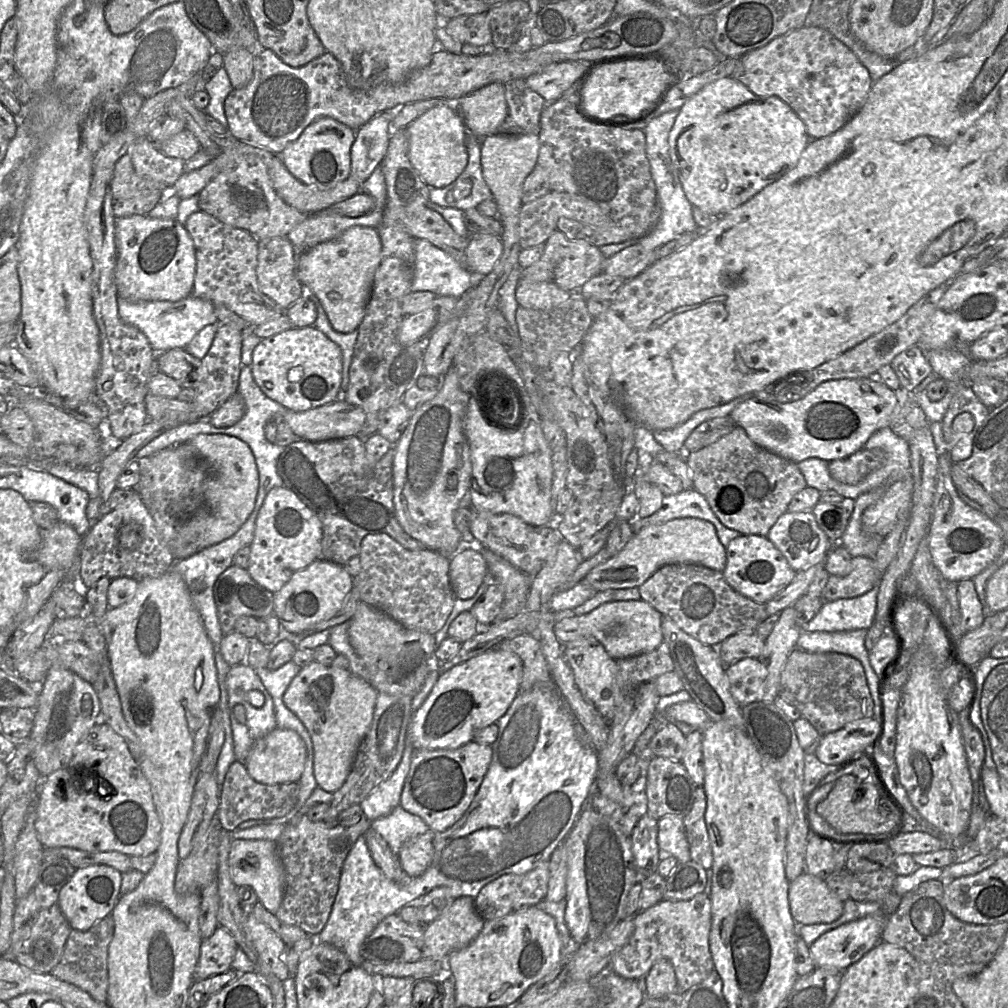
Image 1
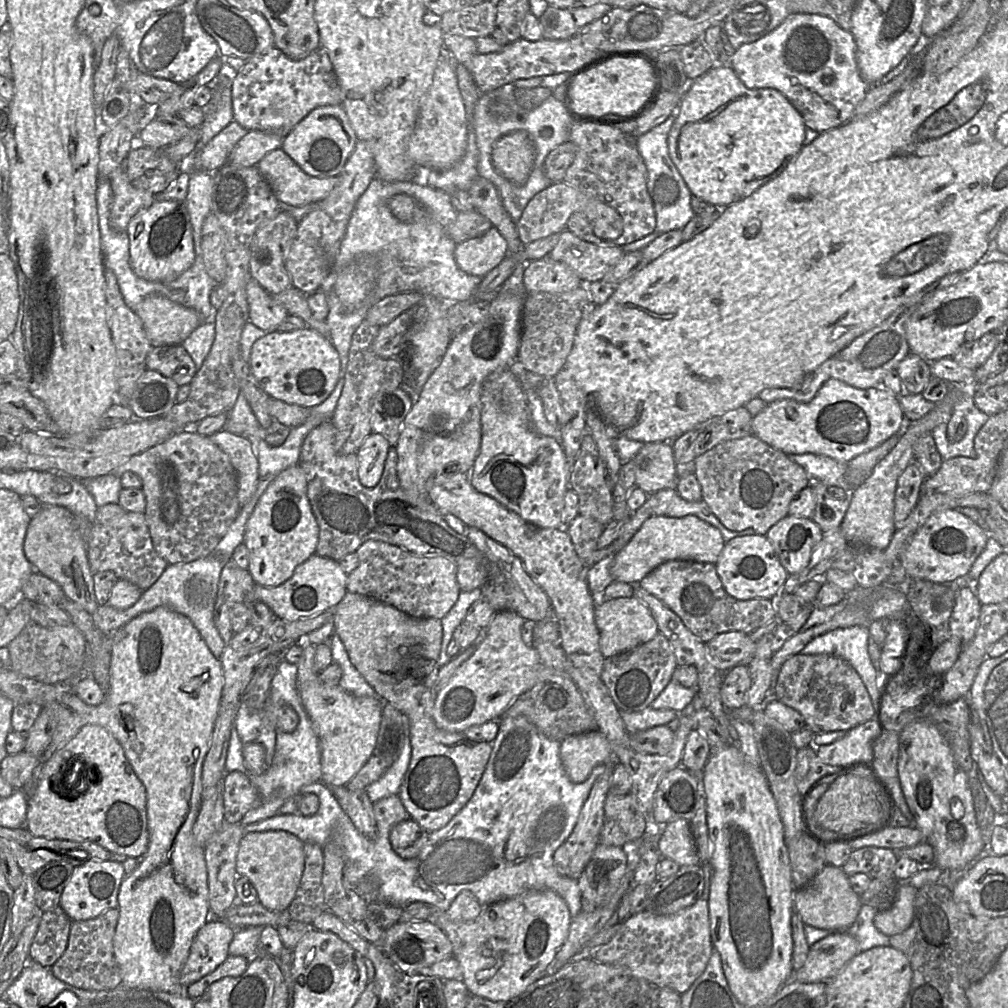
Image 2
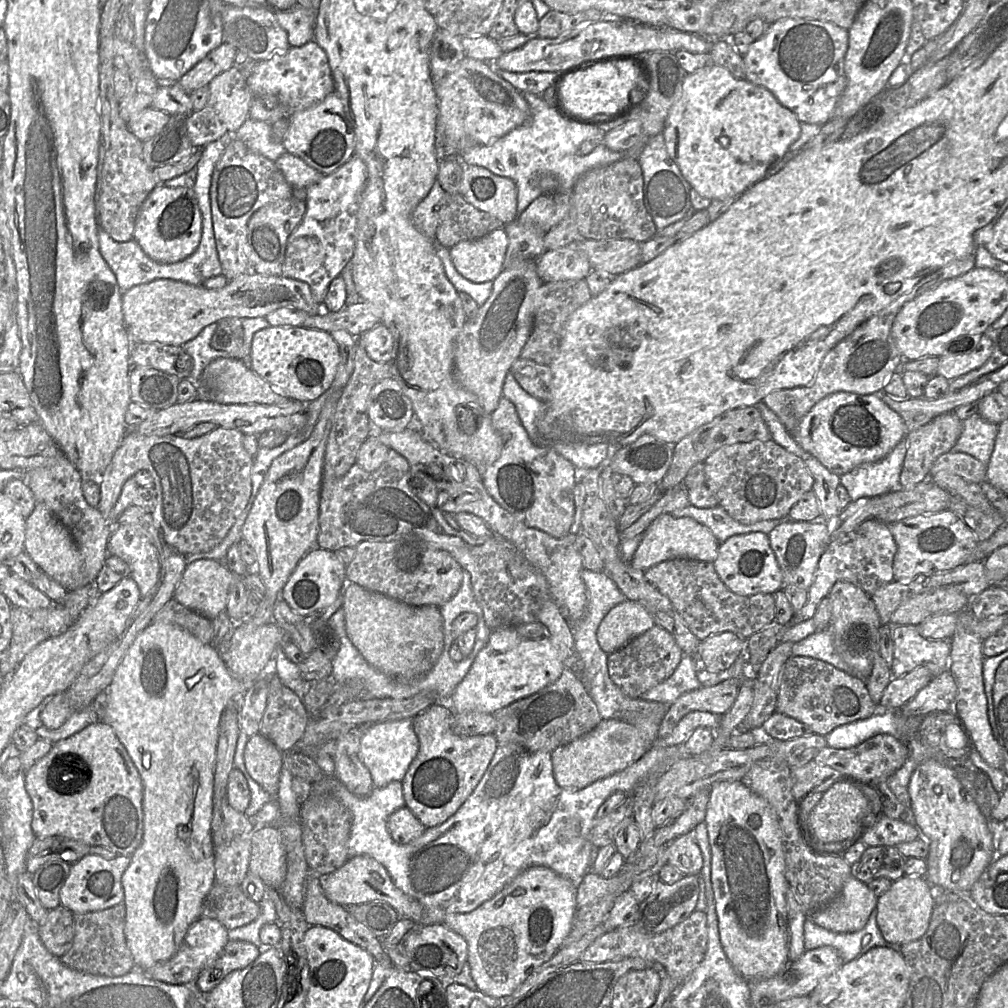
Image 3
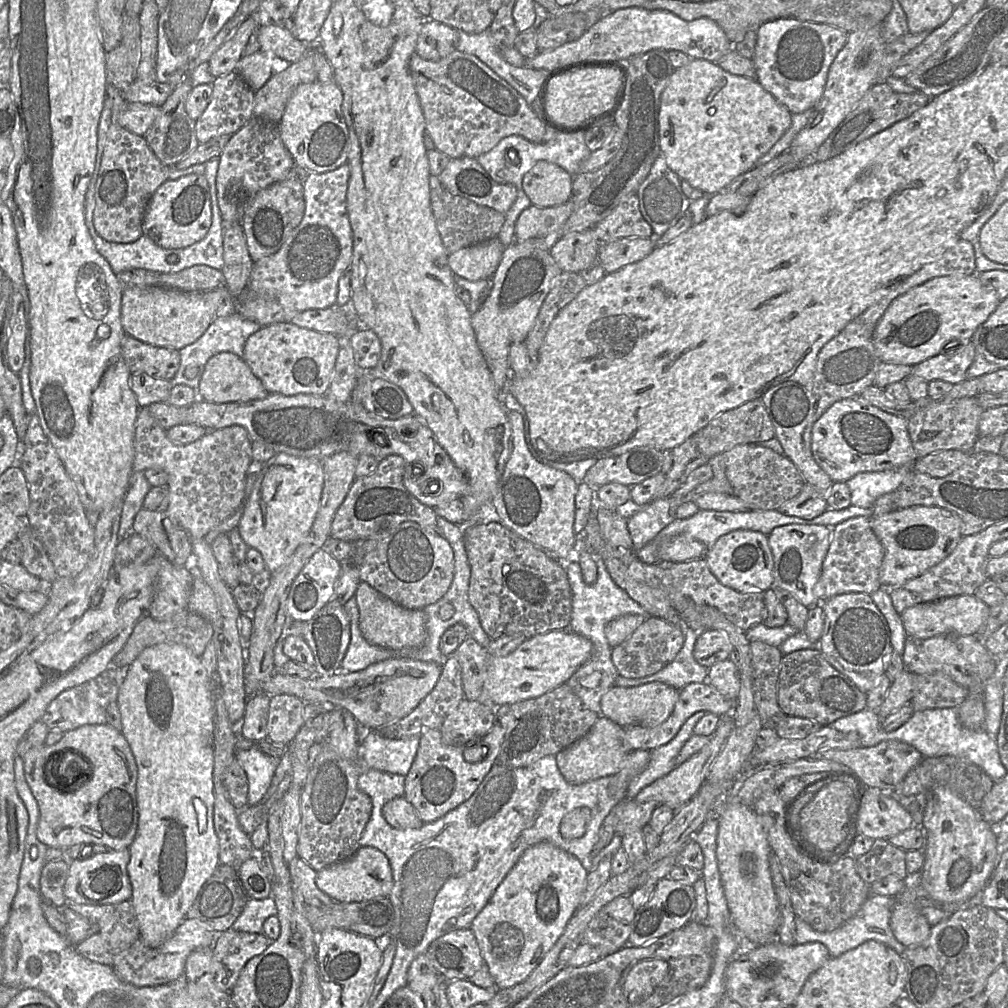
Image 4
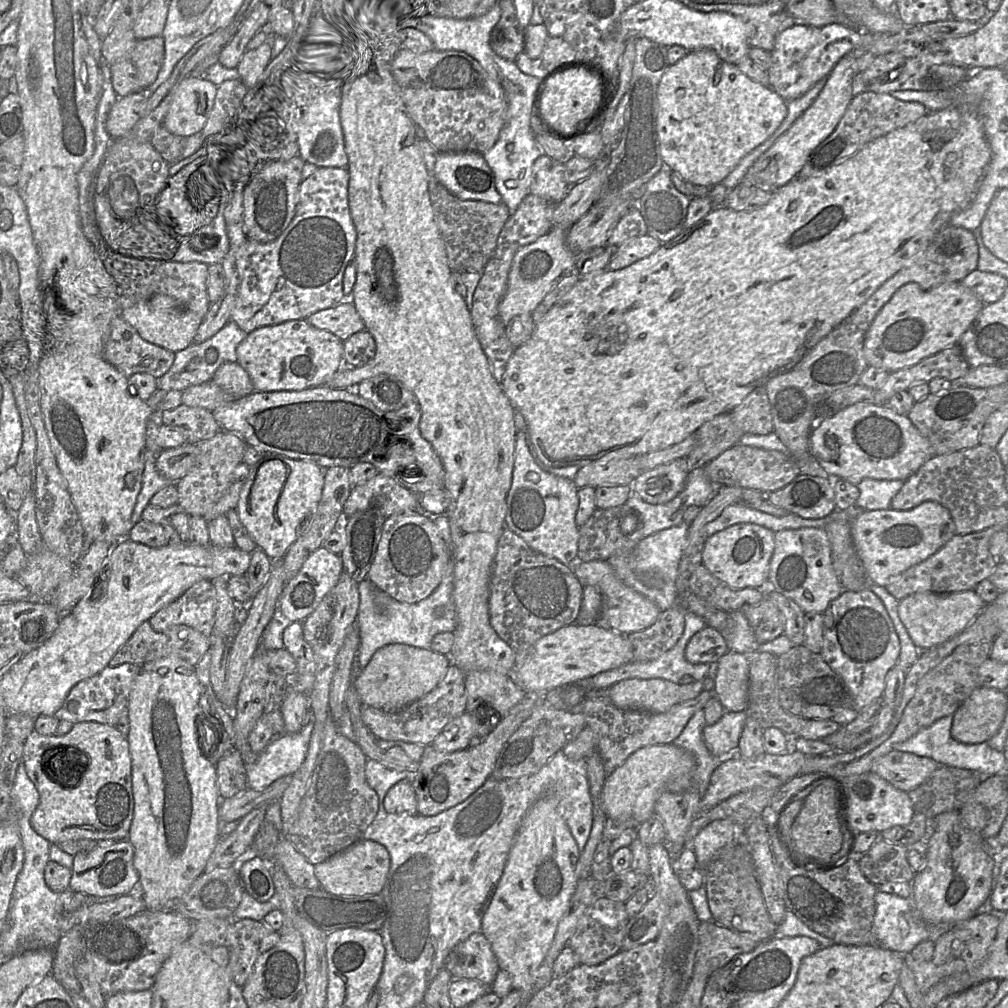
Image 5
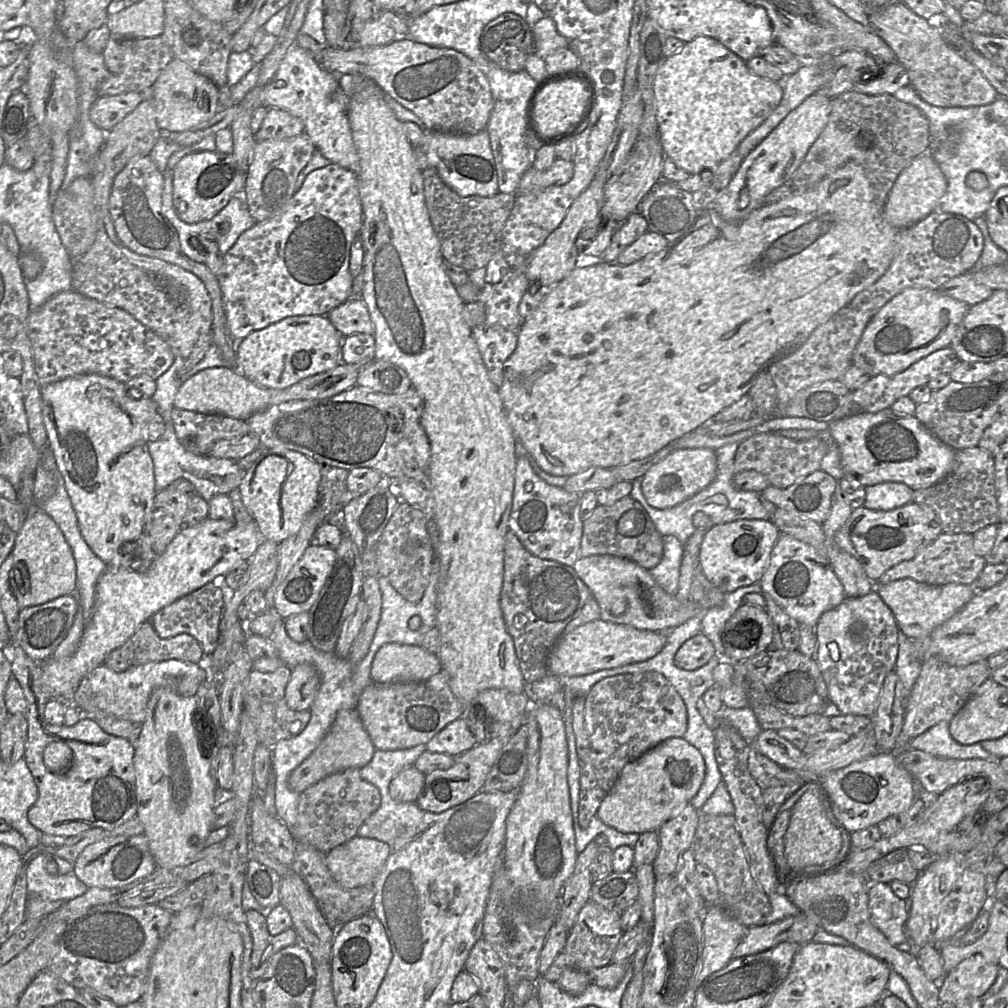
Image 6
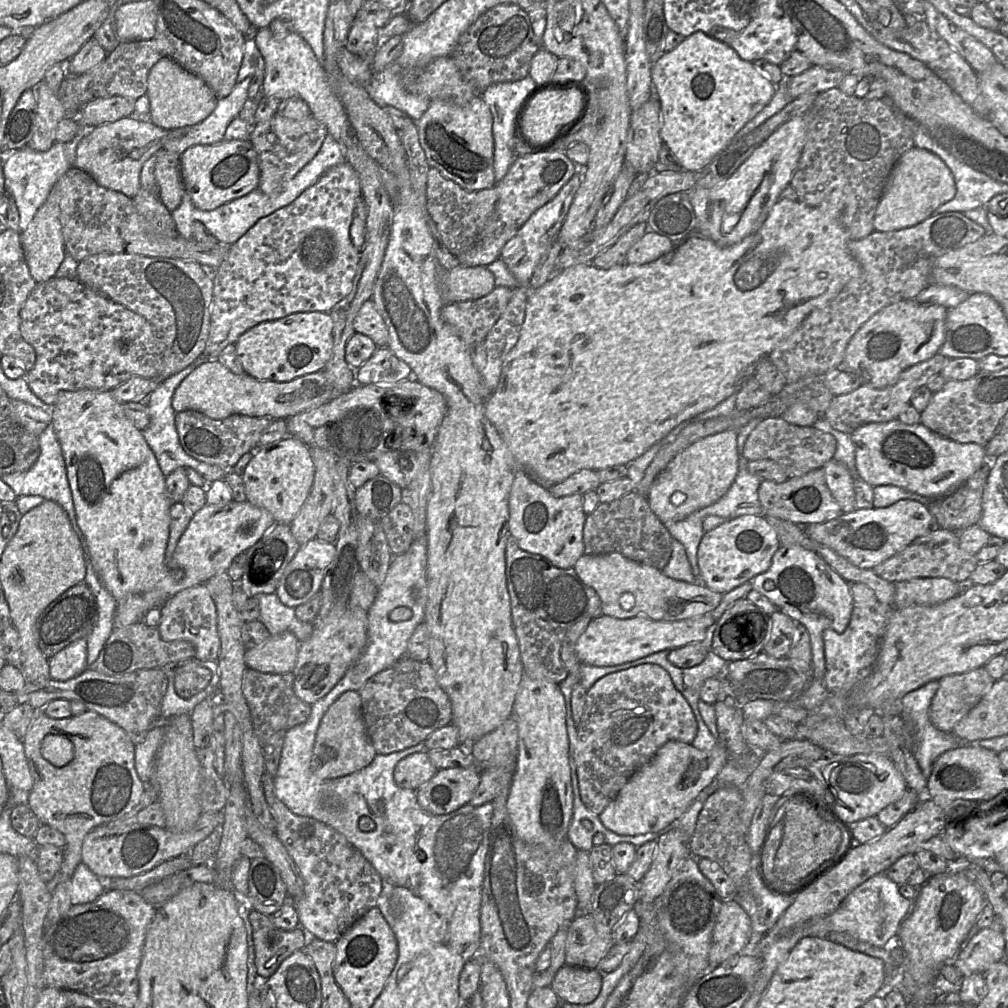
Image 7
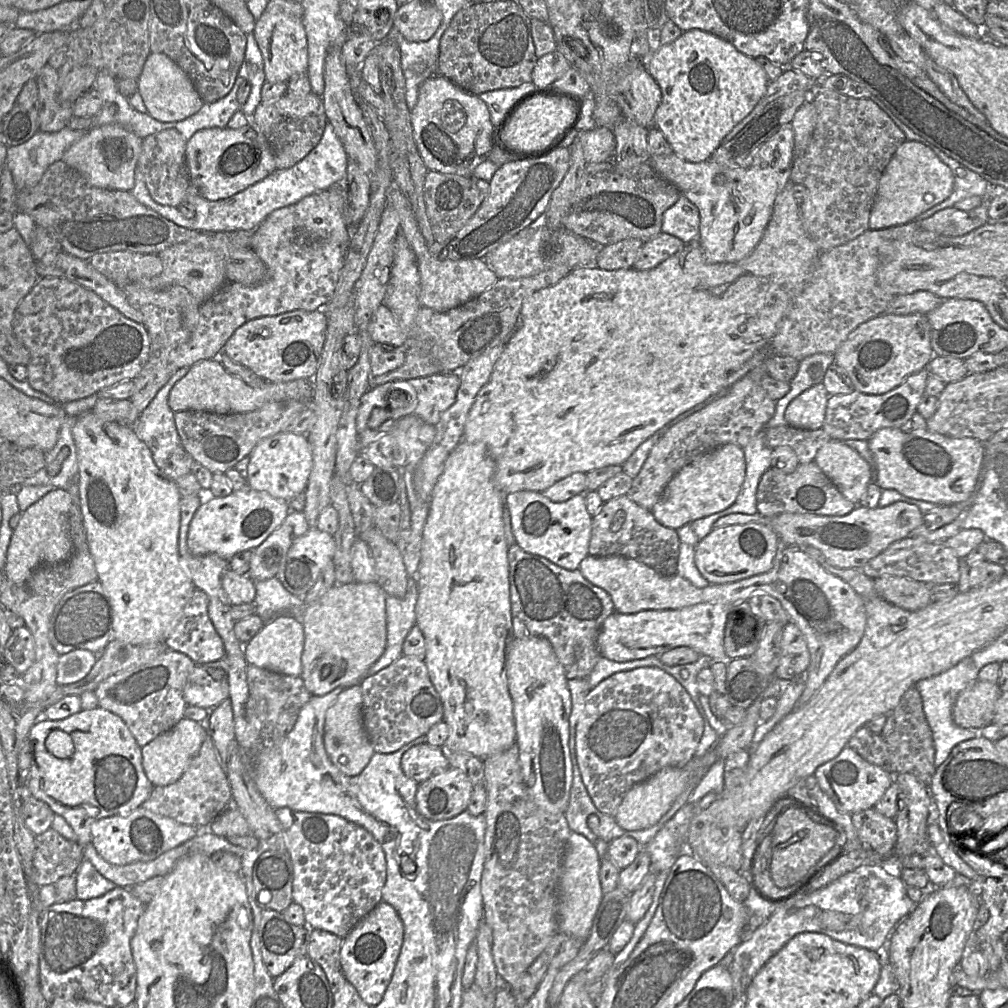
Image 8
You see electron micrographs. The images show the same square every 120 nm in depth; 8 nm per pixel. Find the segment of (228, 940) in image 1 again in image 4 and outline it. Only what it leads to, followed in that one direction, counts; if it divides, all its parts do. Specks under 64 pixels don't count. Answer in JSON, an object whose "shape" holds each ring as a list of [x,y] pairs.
{"shape":[[[187,917],[171,938],[157,948],[146,946],[139,937],[132,946],[115,958],[112,967],[122,981],[137,987],[173,983],[184,977],[186,960],[190,953],[199,948],[212,947],[216,937],[217,933],[204,922]]]}

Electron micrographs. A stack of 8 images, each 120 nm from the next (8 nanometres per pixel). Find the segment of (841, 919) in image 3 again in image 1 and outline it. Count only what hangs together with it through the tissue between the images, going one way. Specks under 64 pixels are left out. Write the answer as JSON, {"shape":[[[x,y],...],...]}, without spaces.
{"shape":[[[803,872],[790,882],[789,903],[793,919],[798,926],[832,923],[843,913],[844,902],[827,886],[825,879]]]}

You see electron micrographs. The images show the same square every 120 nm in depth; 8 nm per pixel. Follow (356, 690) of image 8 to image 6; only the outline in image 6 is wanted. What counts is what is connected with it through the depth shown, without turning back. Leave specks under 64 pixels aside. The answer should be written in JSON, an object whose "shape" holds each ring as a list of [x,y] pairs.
{"shape":[[[357,708],[339,710],[334,722],[317,748],[291,772],[288,784],[292,790],[300,794],[309,786],[331,774],[349,768],[359,769],[366,766],[372,759],[375,750],[376,748],[363,726]]]}

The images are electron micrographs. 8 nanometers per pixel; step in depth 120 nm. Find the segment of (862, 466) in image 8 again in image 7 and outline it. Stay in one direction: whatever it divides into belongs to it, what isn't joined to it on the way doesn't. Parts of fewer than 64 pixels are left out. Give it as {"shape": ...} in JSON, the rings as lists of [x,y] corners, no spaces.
{"shape":[[[832,458],[822,469],[826,483],[832,496],[837,501],[843,514],[855,510],[854,480],[848,468],[841,462]]]}

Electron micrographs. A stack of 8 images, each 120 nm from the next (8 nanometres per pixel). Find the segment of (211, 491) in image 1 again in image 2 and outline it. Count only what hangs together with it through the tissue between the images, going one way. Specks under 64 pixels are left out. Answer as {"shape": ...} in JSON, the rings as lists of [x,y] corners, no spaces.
{"shape":[[[222,429],[209,437],[227,454],[237,473],[237,498],[242,508],[257,489],[259,466],[254,448],[248,439]]]}

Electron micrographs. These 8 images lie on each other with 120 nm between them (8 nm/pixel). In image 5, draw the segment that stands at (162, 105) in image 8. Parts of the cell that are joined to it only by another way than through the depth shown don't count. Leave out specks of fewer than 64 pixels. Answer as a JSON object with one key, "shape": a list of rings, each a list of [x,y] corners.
{"shape":[[[188,75],[174,88],[162,125],[179,138],[199,131],[207,120],[217,86],[203,77]]]}

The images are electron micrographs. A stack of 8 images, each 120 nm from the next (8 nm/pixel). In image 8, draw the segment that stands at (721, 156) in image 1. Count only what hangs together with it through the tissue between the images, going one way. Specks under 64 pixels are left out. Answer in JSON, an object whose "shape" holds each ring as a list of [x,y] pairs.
{"shape":[[[699,29],[684,31],[672,43],[660,45],[646,60],[646,69],[662,94],[654,124],[663,133],[673,152],[692,163],[703,162],[711,157],[722,144],[723,138],[760,102],[770,82],[755,58],[743,54],[730,42]]]}

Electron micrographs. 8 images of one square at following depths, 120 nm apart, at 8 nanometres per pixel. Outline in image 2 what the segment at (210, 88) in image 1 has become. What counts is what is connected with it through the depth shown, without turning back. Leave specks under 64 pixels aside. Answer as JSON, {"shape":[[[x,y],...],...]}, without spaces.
{"shape":[[[217,86],[212,89],[212,99],[202,110],[205,120],[199,127],[199,147],[207,144],[233,120],[232,86]]]}

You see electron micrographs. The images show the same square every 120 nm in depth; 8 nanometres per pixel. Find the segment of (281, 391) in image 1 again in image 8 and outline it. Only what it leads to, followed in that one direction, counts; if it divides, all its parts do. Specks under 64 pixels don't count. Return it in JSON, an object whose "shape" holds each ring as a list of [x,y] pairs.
{"shape":[[[296,309],[278,315],[258,317],[236,329],[222,352],[265,381],[286,382],[301,378],[312,380],[320,362],[326,328],[327,314],[323,309]]]}

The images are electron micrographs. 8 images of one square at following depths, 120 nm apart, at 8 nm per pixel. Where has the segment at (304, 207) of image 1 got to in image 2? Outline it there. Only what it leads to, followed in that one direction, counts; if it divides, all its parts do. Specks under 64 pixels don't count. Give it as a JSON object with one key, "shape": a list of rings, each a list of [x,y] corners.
{"shape":[[[281,148],[268,153],[257,167],[277,199],[298,207],[316,203],[336,186],[338,178],[306,174]]]}

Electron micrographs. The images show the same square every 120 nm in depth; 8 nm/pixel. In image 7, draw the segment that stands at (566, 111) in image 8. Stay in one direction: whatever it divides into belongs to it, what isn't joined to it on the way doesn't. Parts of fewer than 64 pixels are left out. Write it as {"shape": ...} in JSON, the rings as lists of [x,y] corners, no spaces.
{"shape":[[[577,89],[547,90],[531,100],[520,120],[519,133],[530,144],[542,145],[555,137],[557,130],[574,118],[581,105],[581,93]]]}

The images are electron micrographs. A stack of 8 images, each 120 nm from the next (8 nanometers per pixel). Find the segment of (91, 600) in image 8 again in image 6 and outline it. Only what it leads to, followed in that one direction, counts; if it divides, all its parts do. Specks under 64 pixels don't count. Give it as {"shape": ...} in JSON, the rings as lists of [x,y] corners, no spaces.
{"shape":[[[74,594],[64,595],[42,605],[22,609],[18,615],[18,630],[15,643],[37,662],[48,660],[59,644],[66,638],[78,610]]]}

